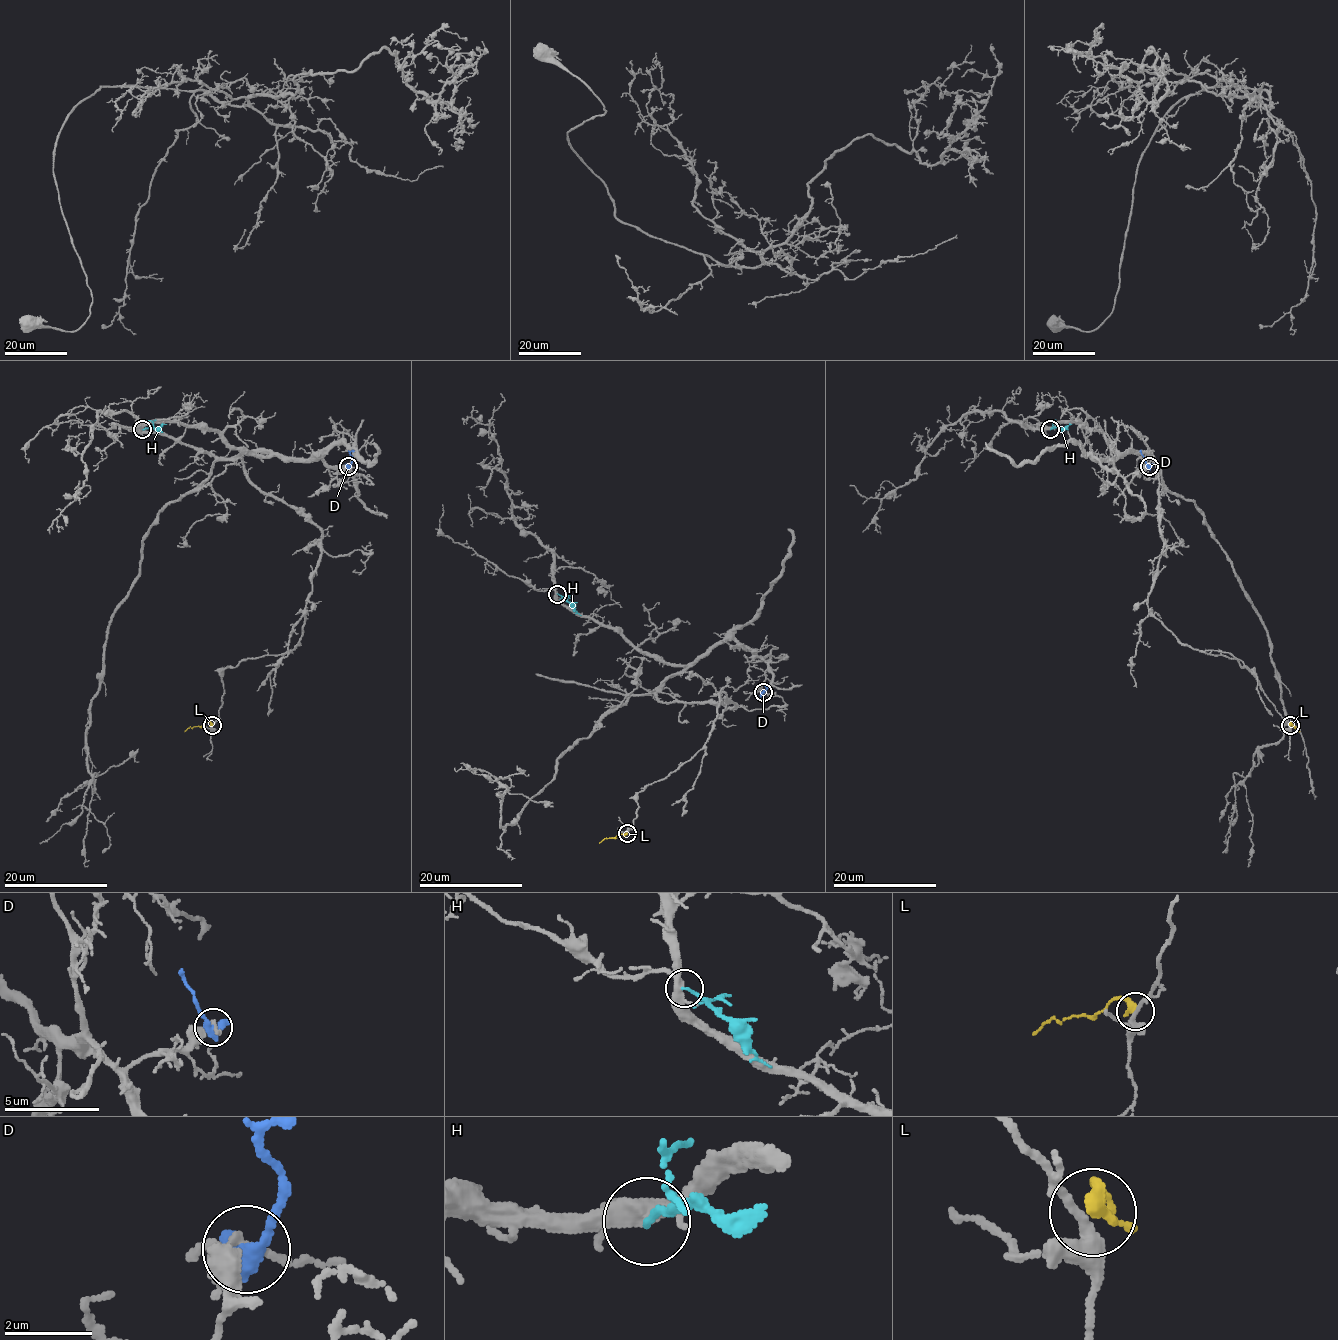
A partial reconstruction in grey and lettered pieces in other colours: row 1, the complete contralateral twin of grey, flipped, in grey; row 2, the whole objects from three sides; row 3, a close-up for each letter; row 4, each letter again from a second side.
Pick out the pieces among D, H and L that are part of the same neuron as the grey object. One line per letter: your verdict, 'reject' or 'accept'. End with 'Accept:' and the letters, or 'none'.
D: reject
H: reject
L: reject
Accept: none

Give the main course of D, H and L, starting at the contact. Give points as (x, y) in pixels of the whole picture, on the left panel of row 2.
D: (348, 465), (352, 460), (350, 452), (354, 450)
H: (142, 429), (167, 424)
L: (212, 724), (205, 722), (185, 731)

